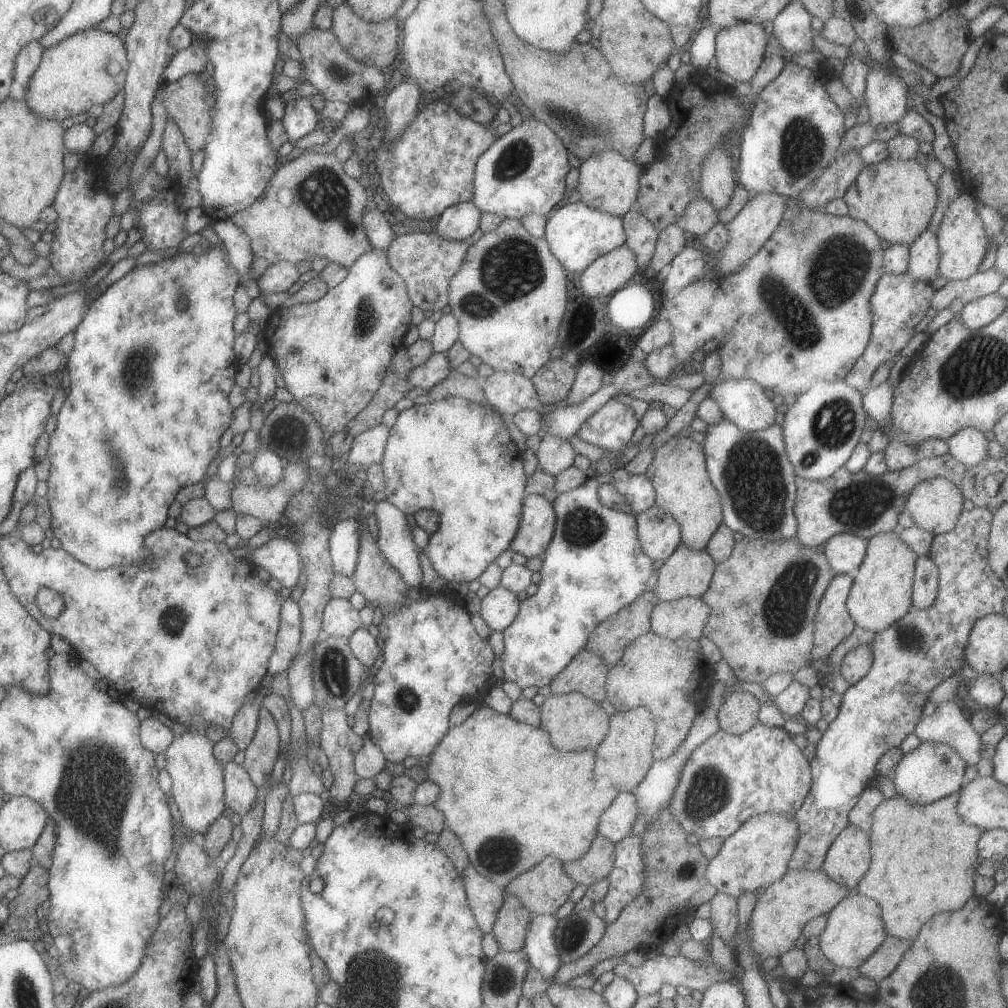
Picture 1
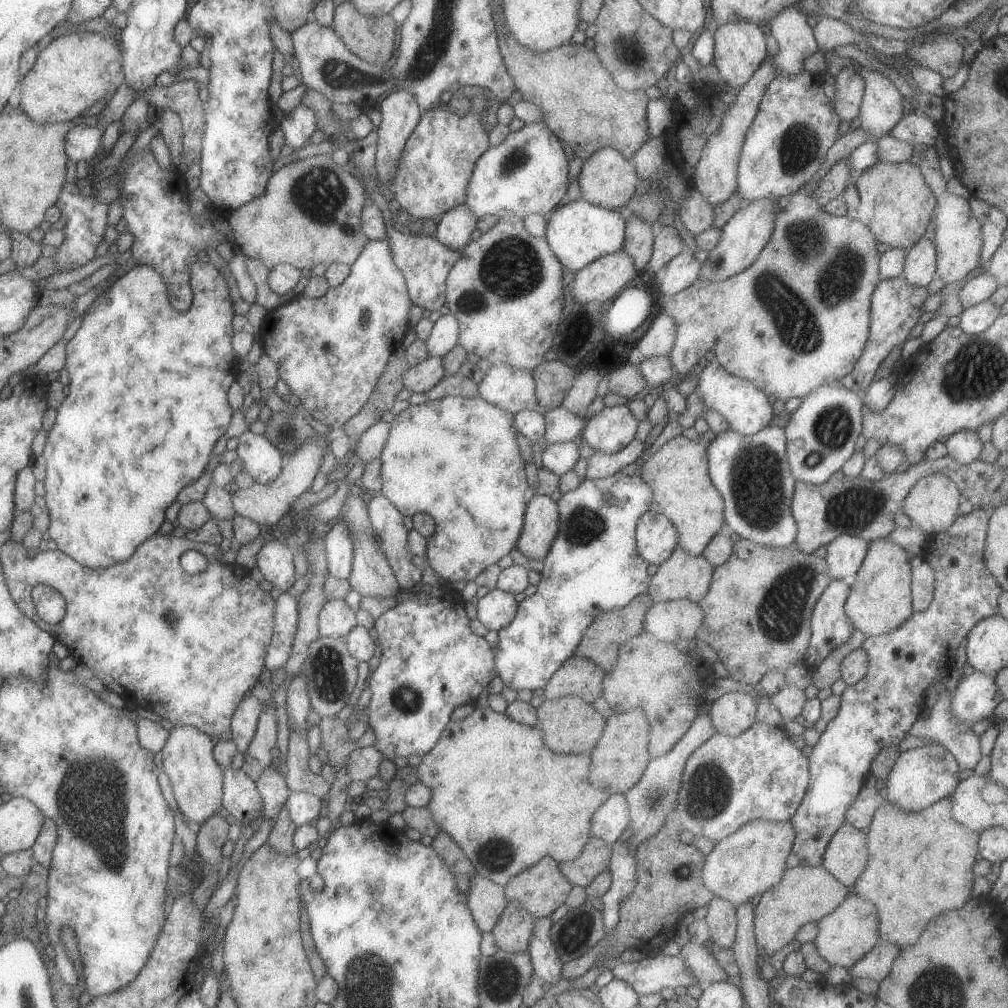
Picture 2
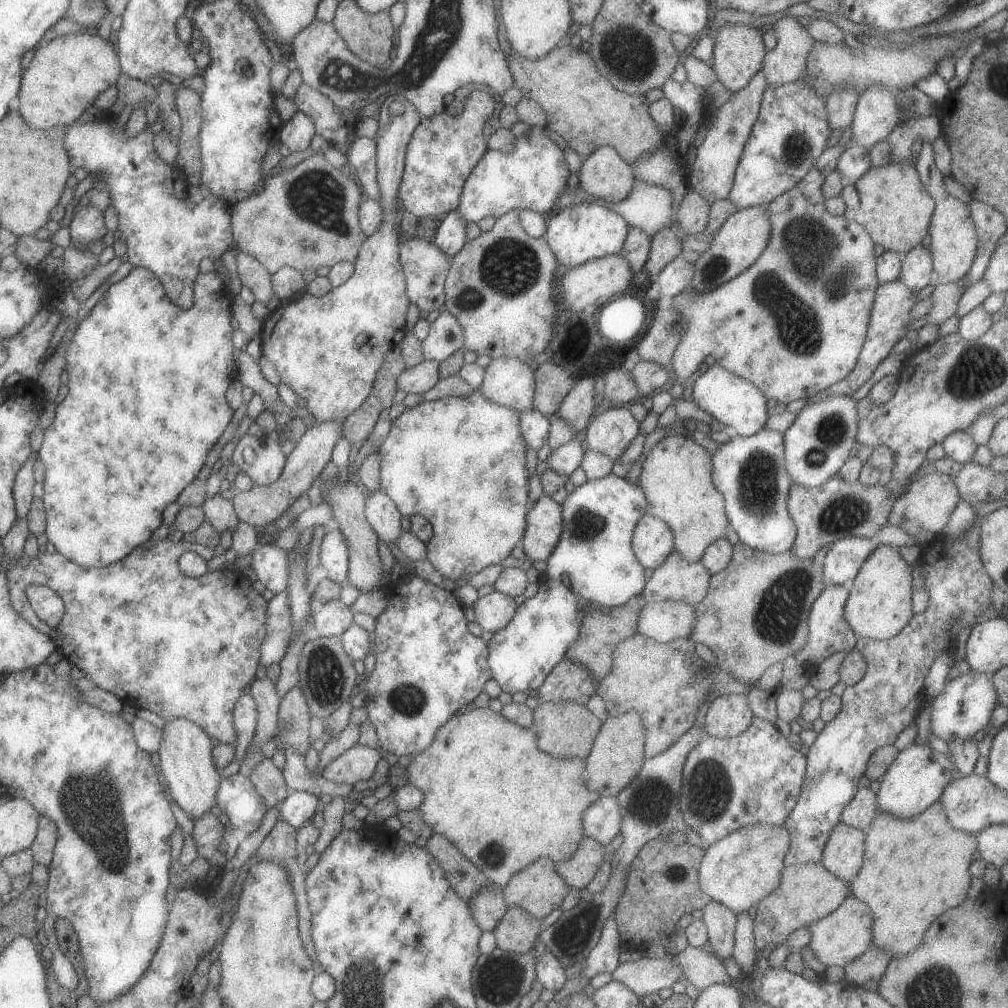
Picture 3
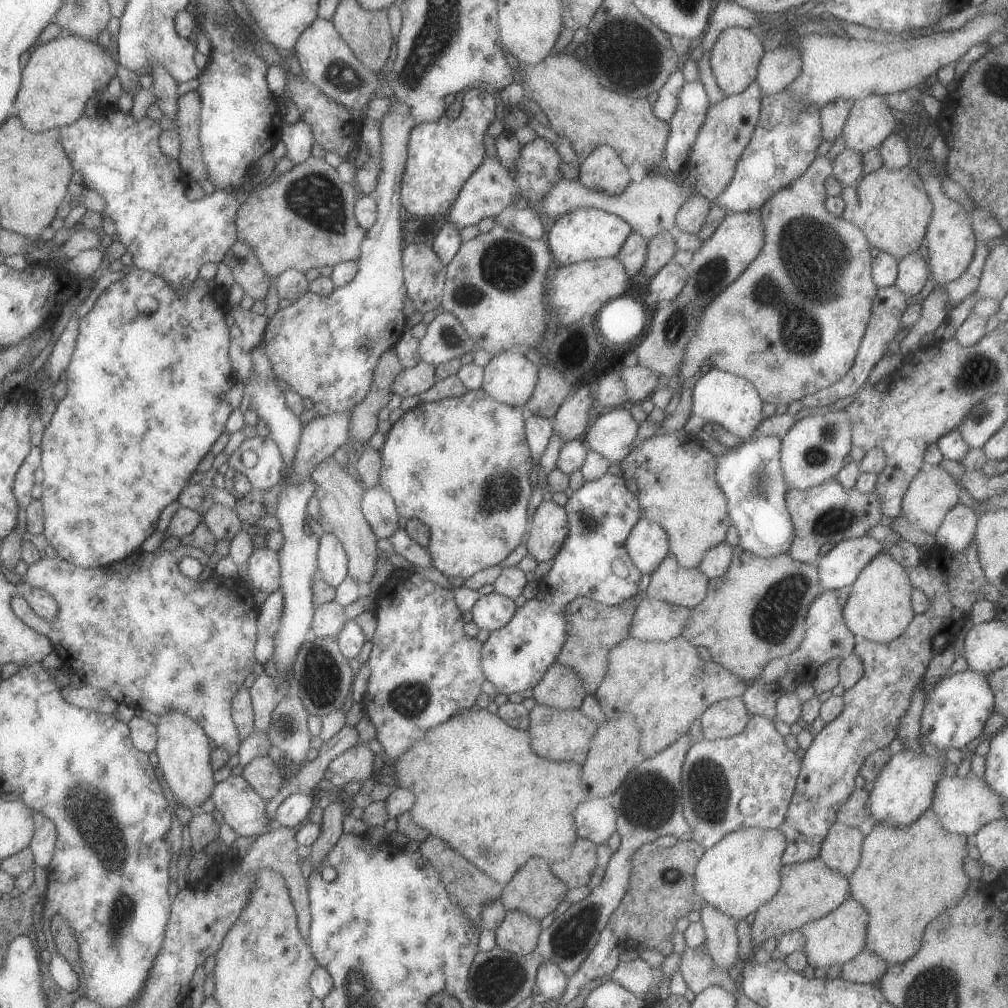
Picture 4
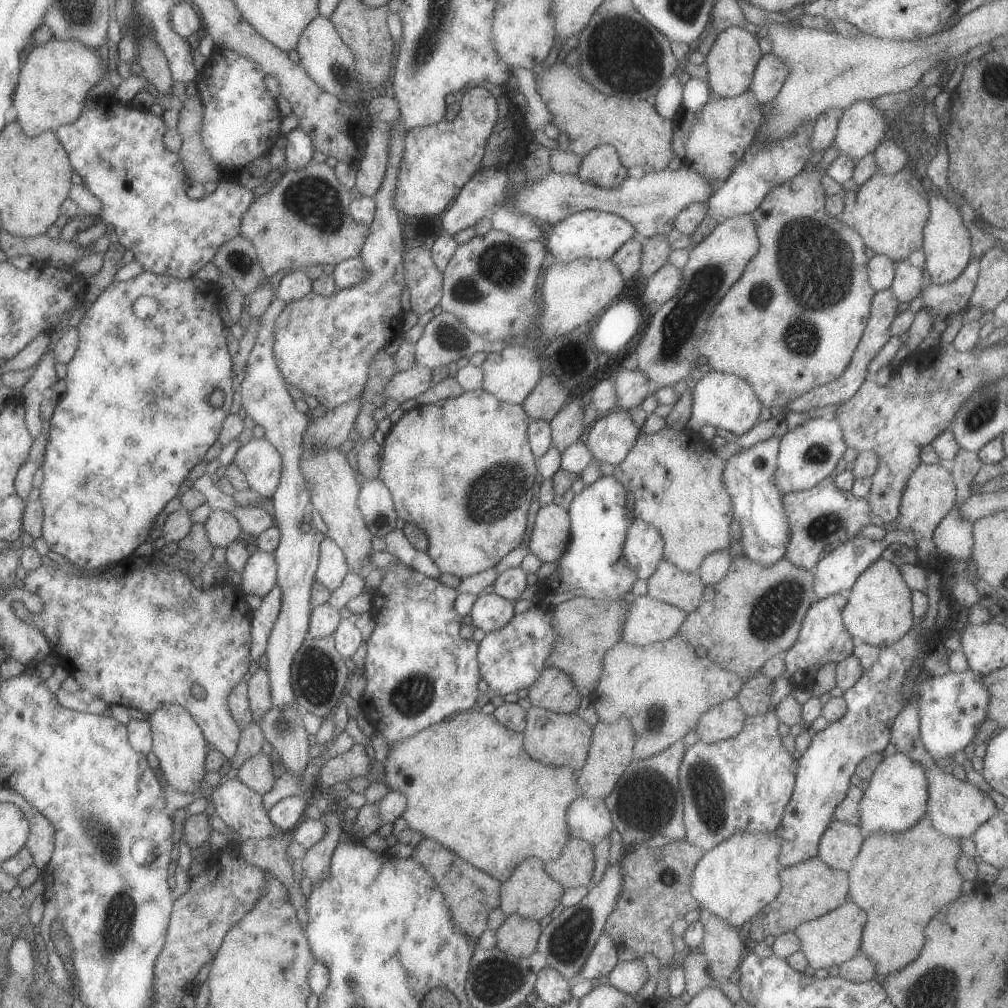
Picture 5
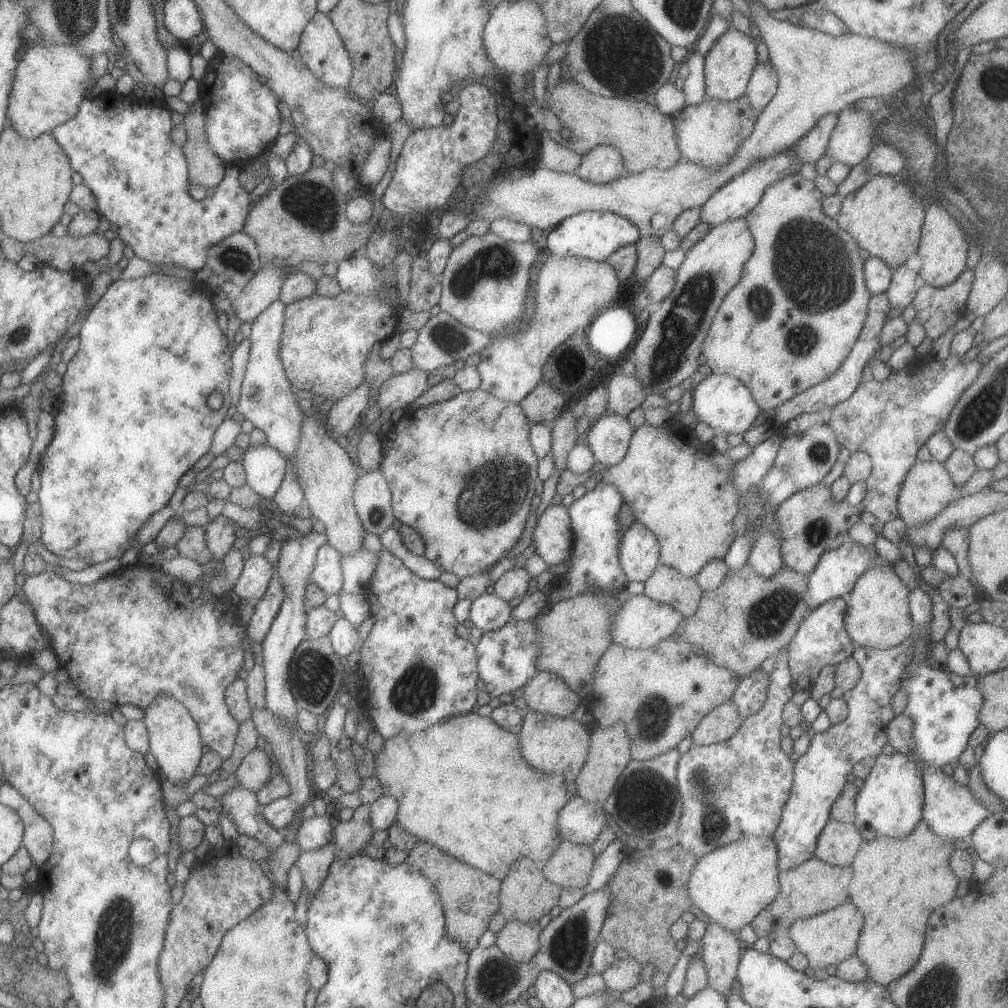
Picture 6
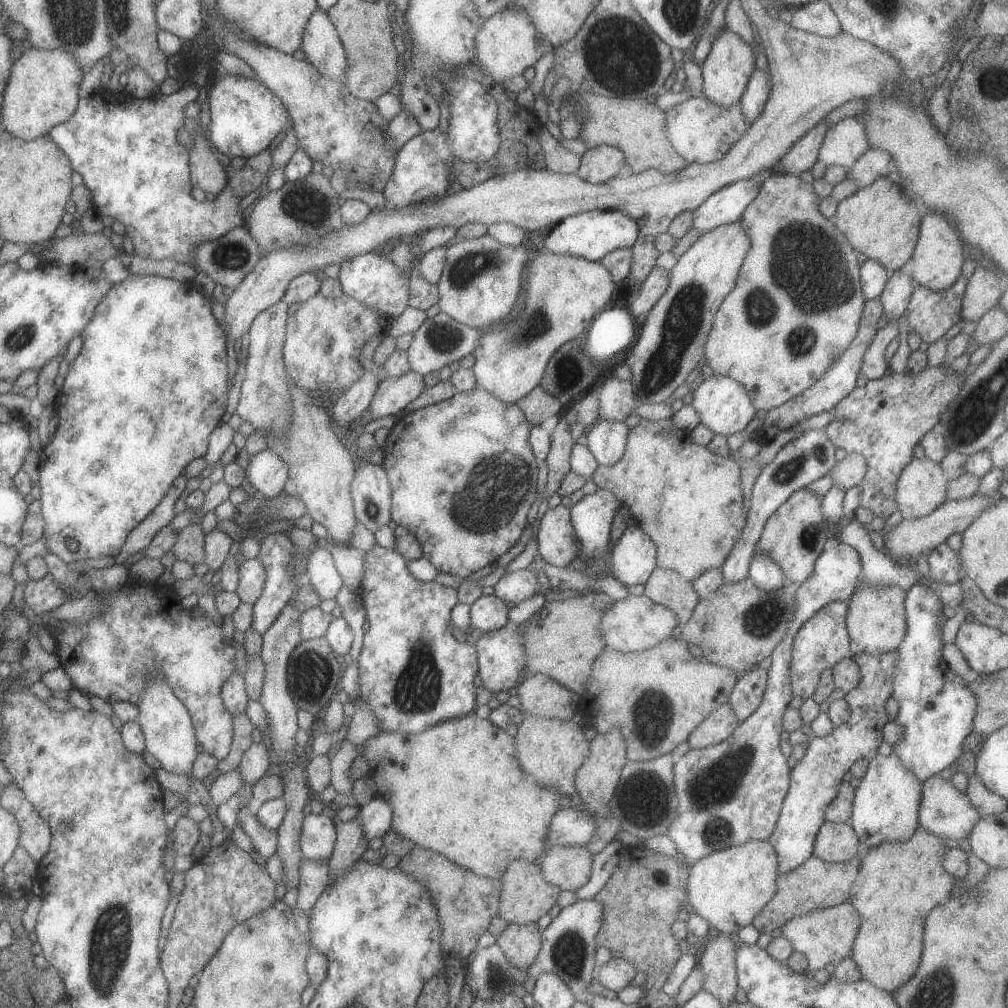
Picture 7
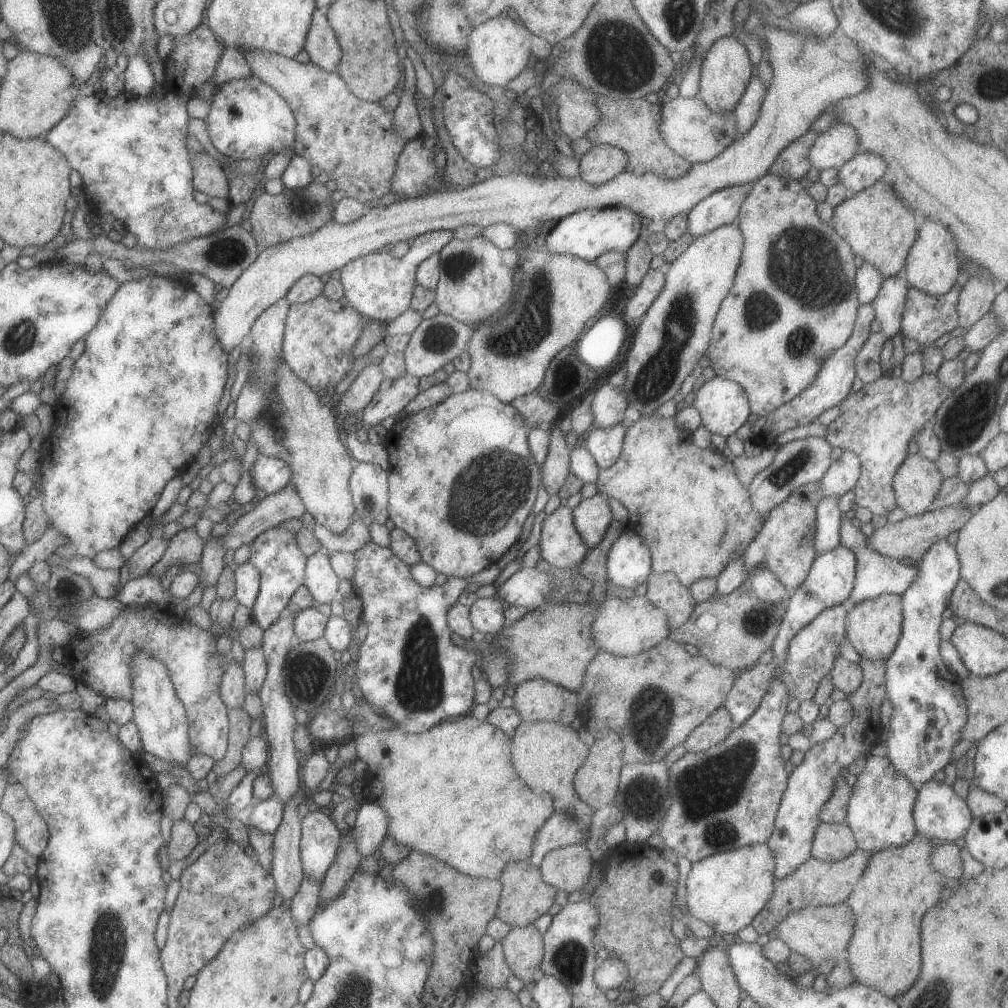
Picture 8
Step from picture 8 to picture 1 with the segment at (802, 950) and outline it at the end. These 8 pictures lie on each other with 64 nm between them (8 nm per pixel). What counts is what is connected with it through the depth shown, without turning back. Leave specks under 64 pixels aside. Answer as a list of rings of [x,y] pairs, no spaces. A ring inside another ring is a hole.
[[[852,891],[828,913],[826,928],[819,936],[819,946],[826,958],[836,967],[856,969],[870,958],[888,938],[879,903]]]

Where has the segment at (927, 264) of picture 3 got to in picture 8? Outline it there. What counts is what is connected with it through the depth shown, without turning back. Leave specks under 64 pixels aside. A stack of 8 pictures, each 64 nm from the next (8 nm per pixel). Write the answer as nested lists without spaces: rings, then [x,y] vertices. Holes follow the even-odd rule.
[[[900,276],[885,278],[878,296],[872,302],[876,320],[886,338],[893,338],[897,332],[902,331],[901,321],[906,310],[908,287],[908,282],[906,283]]]

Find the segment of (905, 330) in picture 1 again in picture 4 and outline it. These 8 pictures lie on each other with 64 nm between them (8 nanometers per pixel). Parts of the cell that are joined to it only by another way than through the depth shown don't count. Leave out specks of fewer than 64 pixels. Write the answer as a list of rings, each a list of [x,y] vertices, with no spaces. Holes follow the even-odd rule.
[[[896,284],[892,286],[886,286],[884,288],[877,288],[876,298],[872,305],[872,312],[870,315],[870,320],[868,321],[868,326],[866,327],[866,332],[864,333],[864,338],[862,338],[862,344],[858,348],[858,354],[854,359],[854,364],[852,368],[848,370],[848,374],[832,384],[832,386],[827,386],[814,394],[809,394],[804,398],[800,399],[803,406],[808,408],[815,408],[816,406],[827,406],[828,404],[837,404],[840,398],[846,398],[847,396],[854,396],[860,388],[865,385],[870,372],[876,364],[886,355],[888,352],[889,345],[895,340],[900,330],[905,327],[902,326],[902,314],[907,307],[908,298],[902,294],[902,290],[898,290]]]

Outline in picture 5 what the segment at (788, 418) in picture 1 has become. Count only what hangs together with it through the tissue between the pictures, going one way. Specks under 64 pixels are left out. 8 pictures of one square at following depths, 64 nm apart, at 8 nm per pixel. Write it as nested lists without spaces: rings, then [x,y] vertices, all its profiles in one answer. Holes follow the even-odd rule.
[[[836,416],[831,420],[823,417],[812,418],[796,428],[790,429],[781,437],[777,458],[778,470],[774,474],[774,484],[778,486],[782,495],[812,488],[834,474],[846,448],[848,446],[844,442],[842,428],[840,428]]]

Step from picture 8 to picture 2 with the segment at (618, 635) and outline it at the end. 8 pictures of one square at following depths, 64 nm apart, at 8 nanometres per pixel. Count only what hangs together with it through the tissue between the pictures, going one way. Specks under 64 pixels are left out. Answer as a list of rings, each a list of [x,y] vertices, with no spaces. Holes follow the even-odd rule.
[[[692,600],[658,602],[646,612],[644,628],[662,642],[696,641],[704,615],[701,604]]]

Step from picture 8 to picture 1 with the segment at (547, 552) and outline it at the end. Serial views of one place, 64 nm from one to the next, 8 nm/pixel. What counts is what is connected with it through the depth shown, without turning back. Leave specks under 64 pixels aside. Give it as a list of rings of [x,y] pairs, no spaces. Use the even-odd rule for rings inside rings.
[[[525,495],[522,502],[522,520],[508,551],[512,554],[524,554],[528,559],[542,557],[555,530],[556,513],[552,502],[542,495]]]

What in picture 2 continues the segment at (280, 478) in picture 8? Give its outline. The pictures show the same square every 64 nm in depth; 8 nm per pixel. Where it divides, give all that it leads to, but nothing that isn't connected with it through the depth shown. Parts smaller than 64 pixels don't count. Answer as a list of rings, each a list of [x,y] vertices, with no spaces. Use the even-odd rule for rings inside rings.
[[[250,429],[239,436],[236,454],[244,464],[243,469],[263,485],[279,477],[287,459],[266,436],[254,434]]]

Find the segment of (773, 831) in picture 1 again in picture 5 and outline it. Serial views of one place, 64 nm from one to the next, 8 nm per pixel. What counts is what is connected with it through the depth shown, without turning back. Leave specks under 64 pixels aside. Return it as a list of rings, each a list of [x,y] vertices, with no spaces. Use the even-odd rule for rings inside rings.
[[[740,832],[705,851],[693,870],[691,892],[701,909],[716,914],[739,930],[781,891],[779,870],[782,838],[776,833]]]

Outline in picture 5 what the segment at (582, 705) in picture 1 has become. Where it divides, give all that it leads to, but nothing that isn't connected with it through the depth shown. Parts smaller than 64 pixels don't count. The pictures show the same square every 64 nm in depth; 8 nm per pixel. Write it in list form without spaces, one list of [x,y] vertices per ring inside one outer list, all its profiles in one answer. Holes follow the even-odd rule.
[[[536,706],[527,710],[526,728],[524,728],[524,746],[534,760],[548,766],[570,766],[582,771],[592,742],[593,728],[576,713],[564,714],[544,710]]]

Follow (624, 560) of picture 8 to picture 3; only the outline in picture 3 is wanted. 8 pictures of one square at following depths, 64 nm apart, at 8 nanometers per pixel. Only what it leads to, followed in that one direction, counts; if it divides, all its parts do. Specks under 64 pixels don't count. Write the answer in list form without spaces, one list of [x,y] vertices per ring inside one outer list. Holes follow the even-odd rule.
[[[645,514],[634,529],[632,546],[638,562],[646,570],[654,570],[675,550],[674,532],[662,519]]]

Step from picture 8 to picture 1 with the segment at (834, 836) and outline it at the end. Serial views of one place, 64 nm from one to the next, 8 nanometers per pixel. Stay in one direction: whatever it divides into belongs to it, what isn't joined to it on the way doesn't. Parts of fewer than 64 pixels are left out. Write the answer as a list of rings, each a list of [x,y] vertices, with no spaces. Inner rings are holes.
[[[848,825],[834,839],[822,869],[836,884],[852,892],[871,860],[870,834],[856,825]]]

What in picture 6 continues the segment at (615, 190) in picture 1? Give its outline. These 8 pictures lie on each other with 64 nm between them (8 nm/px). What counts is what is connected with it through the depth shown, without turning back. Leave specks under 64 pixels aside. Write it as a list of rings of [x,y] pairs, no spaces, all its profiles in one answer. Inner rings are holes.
[[[610,145],[595,146],[581,160],[577,175],[596,184],[610,184],[628,174],[620,150]]]

